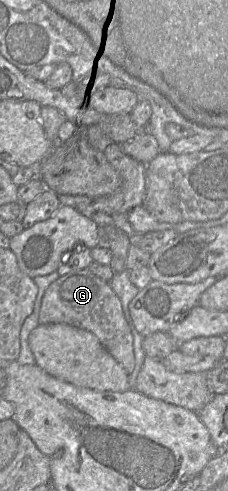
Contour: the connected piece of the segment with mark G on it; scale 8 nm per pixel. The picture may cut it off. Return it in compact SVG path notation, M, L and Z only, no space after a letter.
M88 268L60 276L46 289L39 312L39 324L68 324L92 332L105 349L131 374L135 368L133 335L123 313L122 304L109 282L94 275Z

